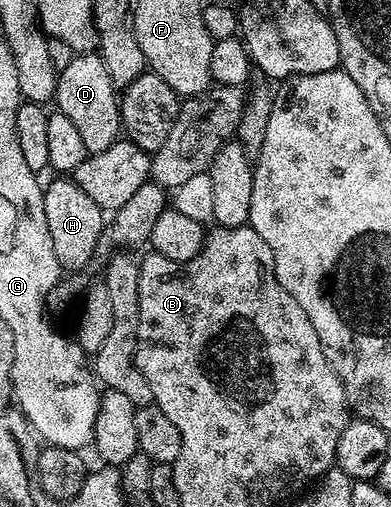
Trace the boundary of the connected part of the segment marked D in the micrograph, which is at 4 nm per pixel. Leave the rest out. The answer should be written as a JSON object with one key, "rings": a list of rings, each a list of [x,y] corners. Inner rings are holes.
{"rings":[[[82,52],[73,55],[72,60],[56,77],[55,111],[66,114],[70,122],[80,132],[88,153],[106,150],[116,140],[121,139],[120,102],[116,83],[106,70],[106,62],[96,52]]]}

